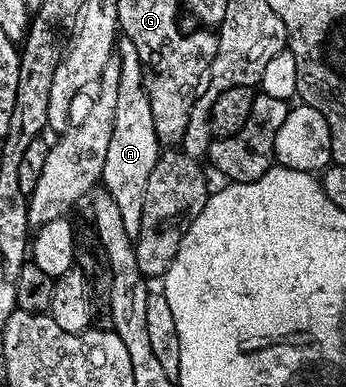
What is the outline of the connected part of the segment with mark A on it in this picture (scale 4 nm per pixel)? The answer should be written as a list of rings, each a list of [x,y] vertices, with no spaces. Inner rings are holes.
[[[119,36],[116,57],[120,61],[120,87],[116,95],[116,119],[112,123],[112,139],[108,142],[108,155],[104,159],[101,182],[110,197],[116,199],[116,207],[120,207],[120,217],[124,219],[124,231],[128,231],[133,239],[140,235],[140,215],[144,215],[144,191],[148,187],[148,175],[152,175],[152,167],[156,167],[160,156],[160,142],[156,135],[156,123],[152,119],[152,107],[146,94],[146,77],[142,74],[136,46],[127,37]]]

